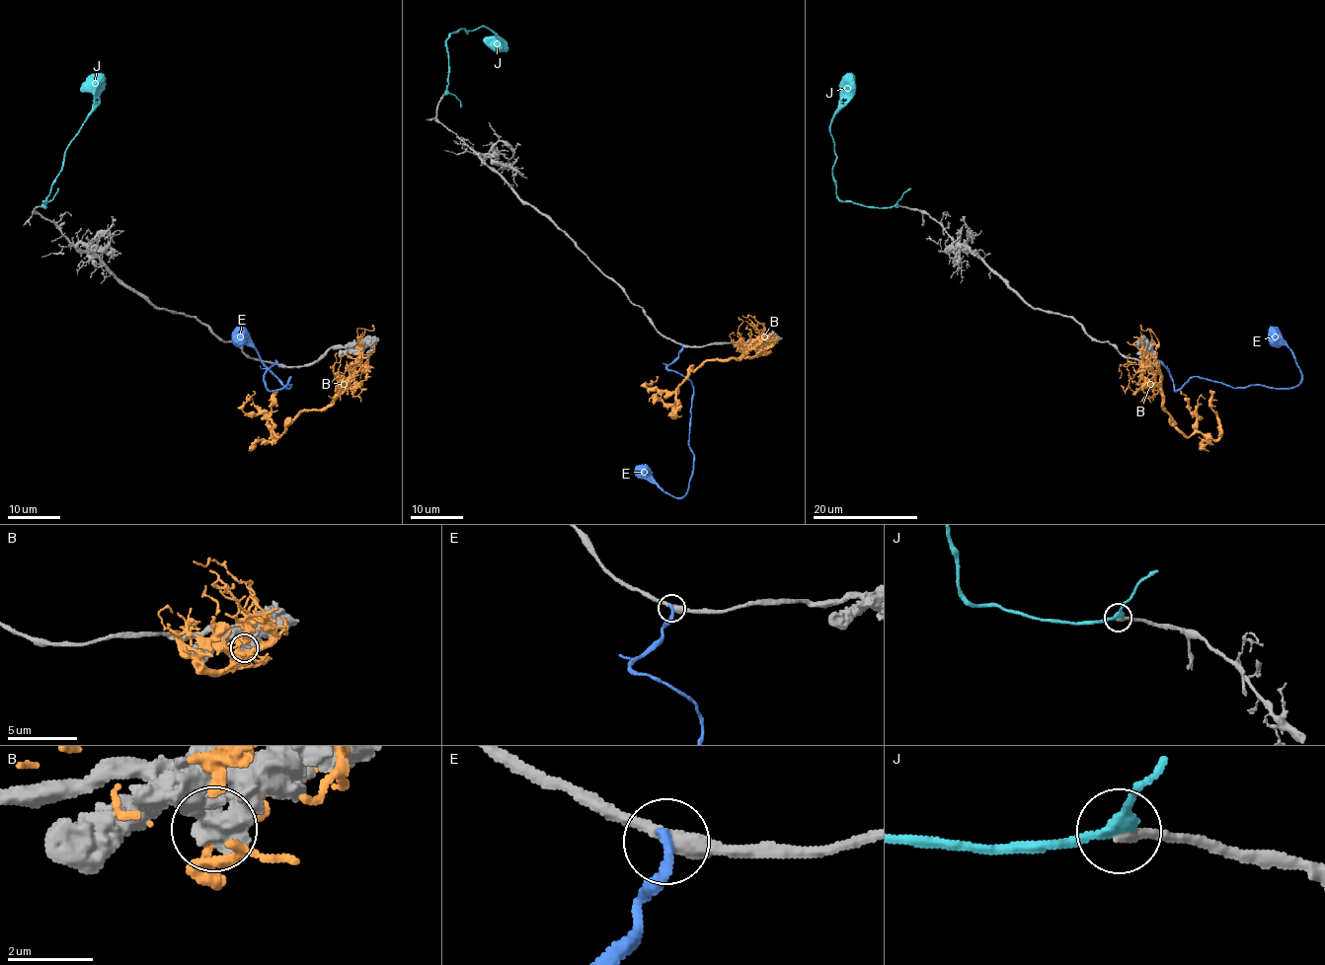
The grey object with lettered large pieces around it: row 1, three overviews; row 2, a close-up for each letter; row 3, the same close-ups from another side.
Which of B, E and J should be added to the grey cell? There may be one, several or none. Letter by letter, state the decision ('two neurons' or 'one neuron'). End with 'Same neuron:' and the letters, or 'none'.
B: two neurons
E: two neurons
J: two neurons
Same neuron: none

